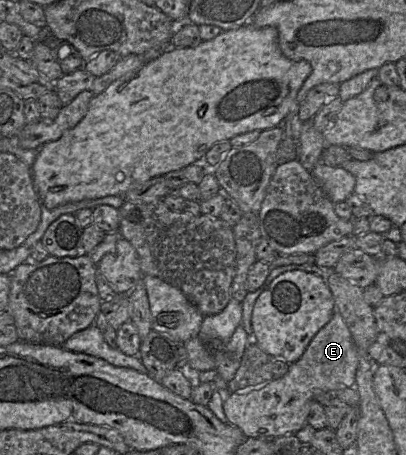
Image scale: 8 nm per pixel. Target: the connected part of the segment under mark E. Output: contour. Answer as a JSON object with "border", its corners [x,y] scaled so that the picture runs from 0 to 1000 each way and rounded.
{"border":[[[825,684],[815,703],[791,721],[766,747],[744,785],[722,800],[704,824],[655,844],[608,851],[571,862],[549,884],[549,901],[564,932],[596,945],[608,963],[675,965],[700,956],[729,954],[756,932],[756,916],[773,870],[796,859],[828,859],[877,846],[877,818],[884,798],[884,771],[869,749],[865,730],[842,692]]]}

